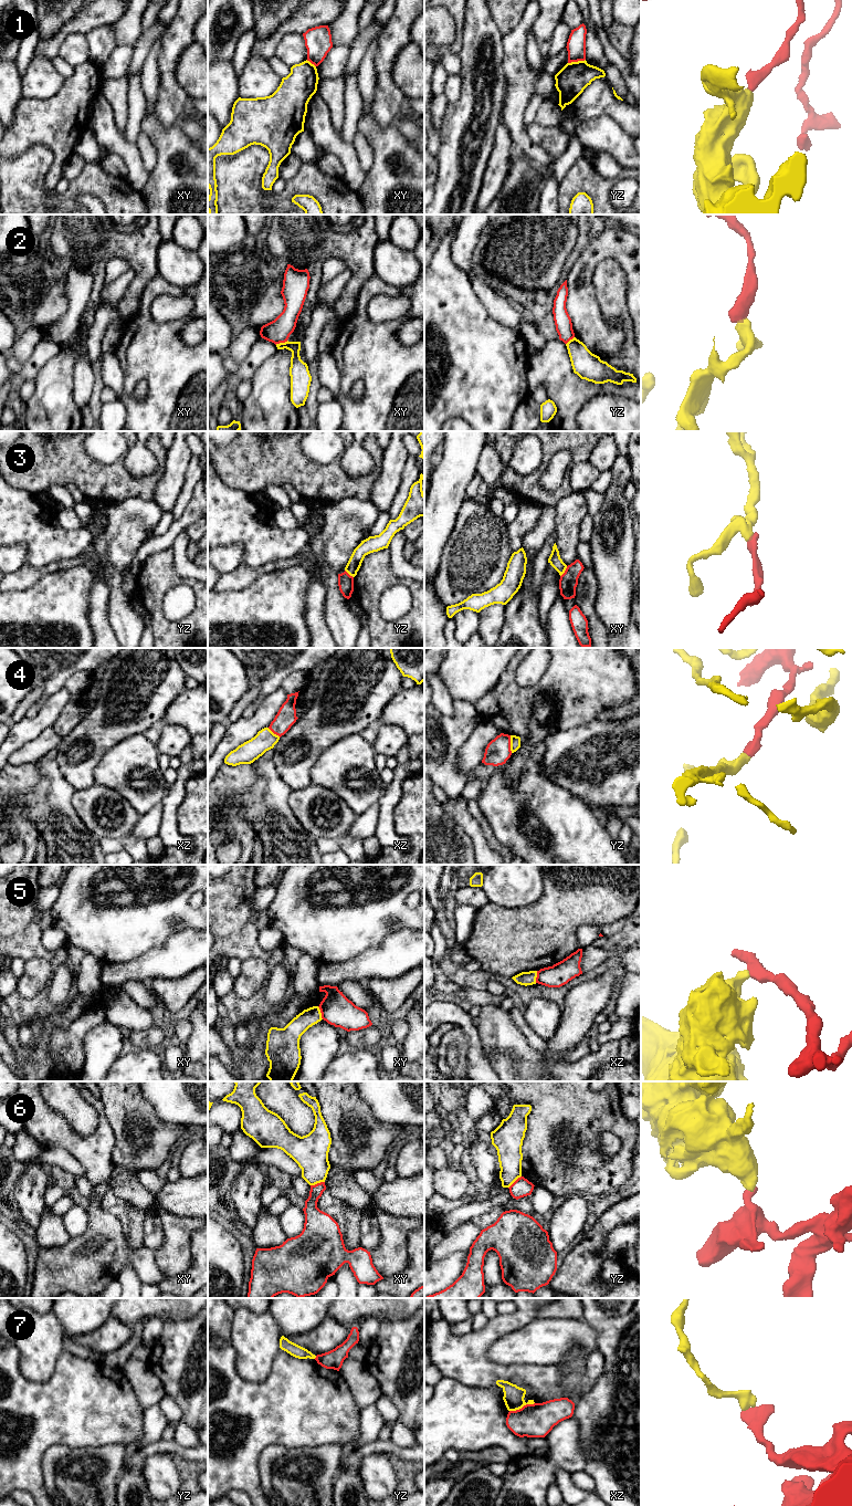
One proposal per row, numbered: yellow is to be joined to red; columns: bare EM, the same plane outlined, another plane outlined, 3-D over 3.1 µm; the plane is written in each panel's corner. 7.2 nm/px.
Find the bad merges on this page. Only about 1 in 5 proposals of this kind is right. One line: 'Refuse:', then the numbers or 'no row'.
Refuse: 1, 2, 3, 4, 5, 6, 7

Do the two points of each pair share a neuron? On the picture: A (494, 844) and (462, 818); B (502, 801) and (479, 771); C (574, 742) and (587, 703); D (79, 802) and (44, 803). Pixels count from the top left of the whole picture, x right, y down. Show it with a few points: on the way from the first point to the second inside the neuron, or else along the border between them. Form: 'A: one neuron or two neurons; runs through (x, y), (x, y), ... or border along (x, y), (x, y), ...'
A: two neurons; border along (472, 815), (487, 844), (498, 853)
B: two neurons; border along (506, 763), (502, 773), (482, 784)
C: two neurons; border along (599, 718), (554, 732)
D: two neurons; border along (74, 791), (71, 804), (84, 825)

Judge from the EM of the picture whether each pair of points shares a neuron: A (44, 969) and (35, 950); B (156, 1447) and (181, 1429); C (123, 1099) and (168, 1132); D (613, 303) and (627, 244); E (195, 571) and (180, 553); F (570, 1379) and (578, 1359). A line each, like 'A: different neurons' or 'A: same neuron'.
A: different neurons
B: different neurons
C: same neuron
D: different neurons
E: same neuron
F: same neuron

